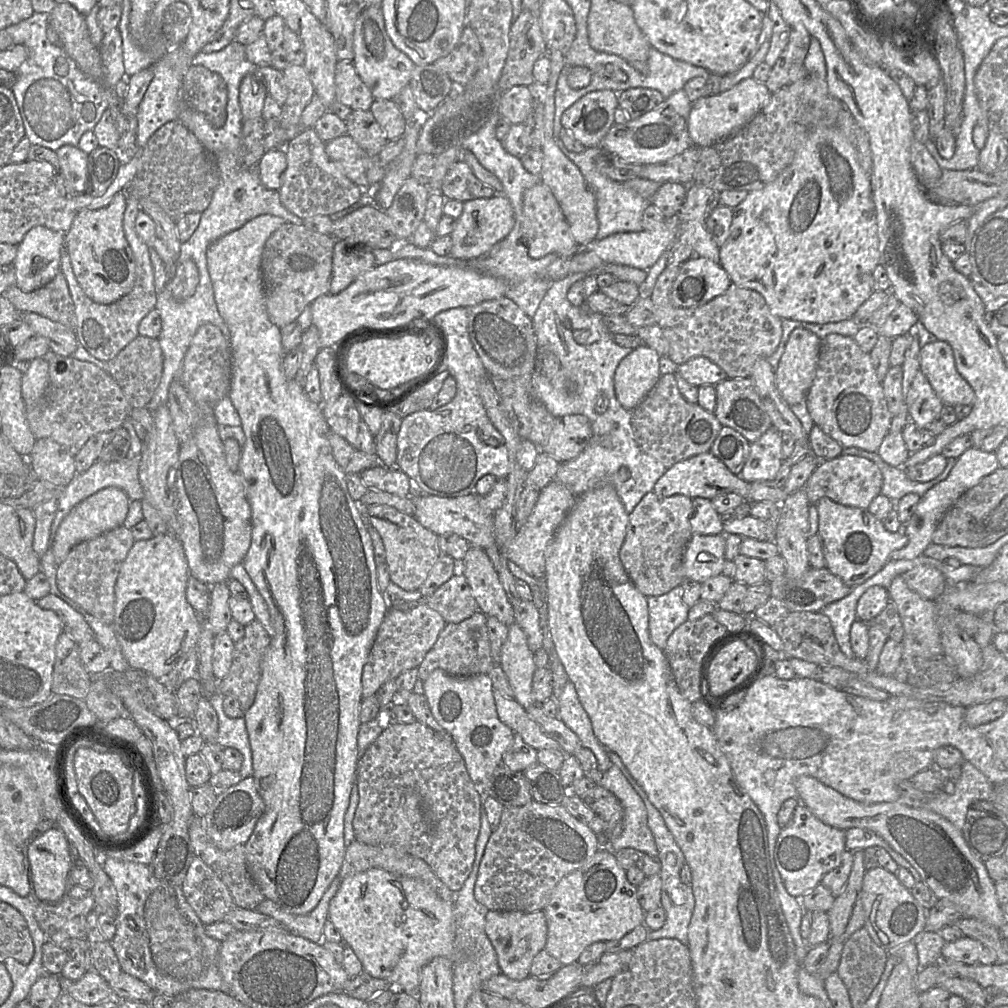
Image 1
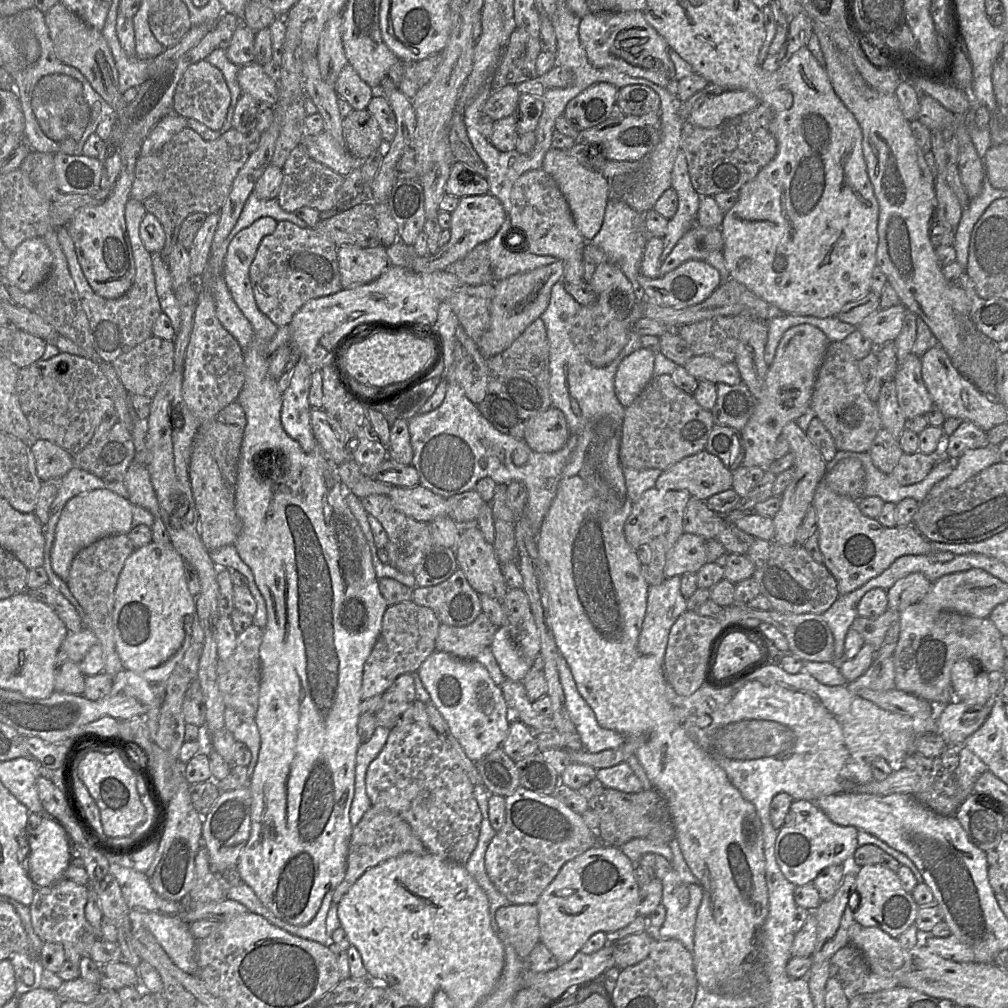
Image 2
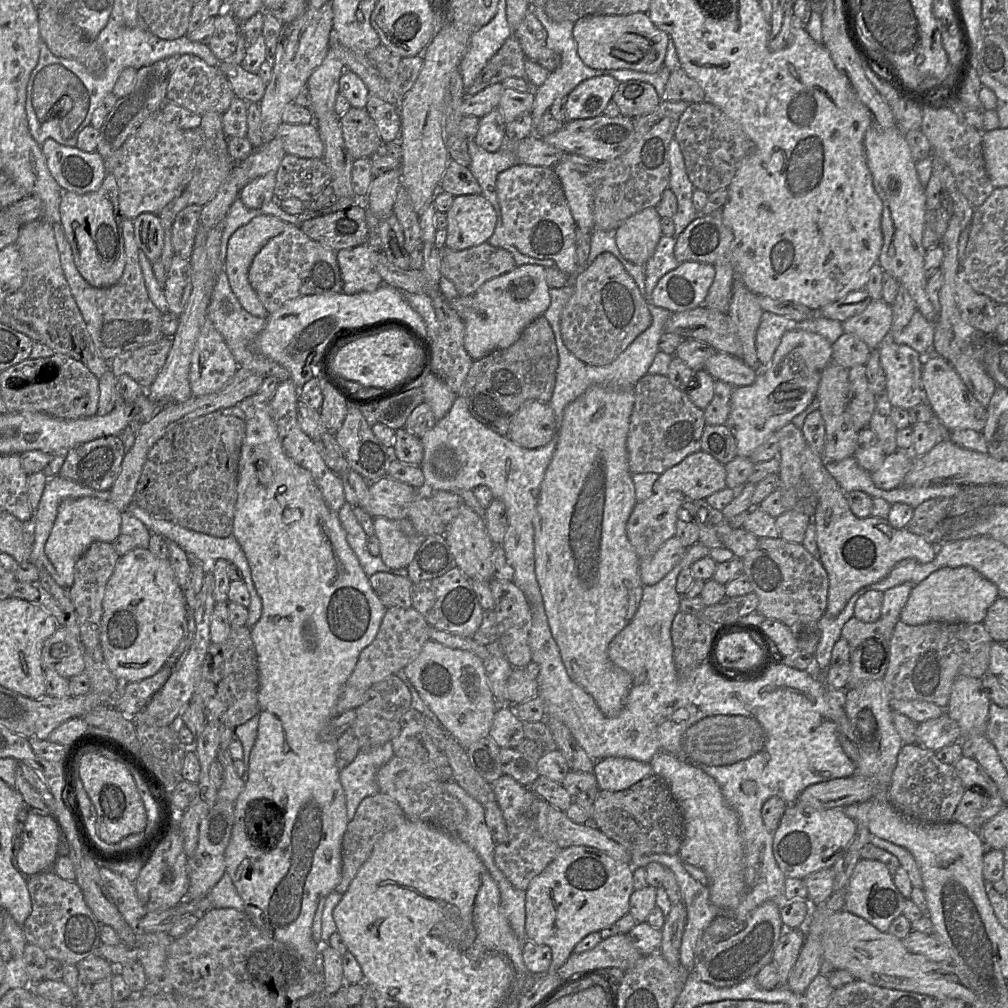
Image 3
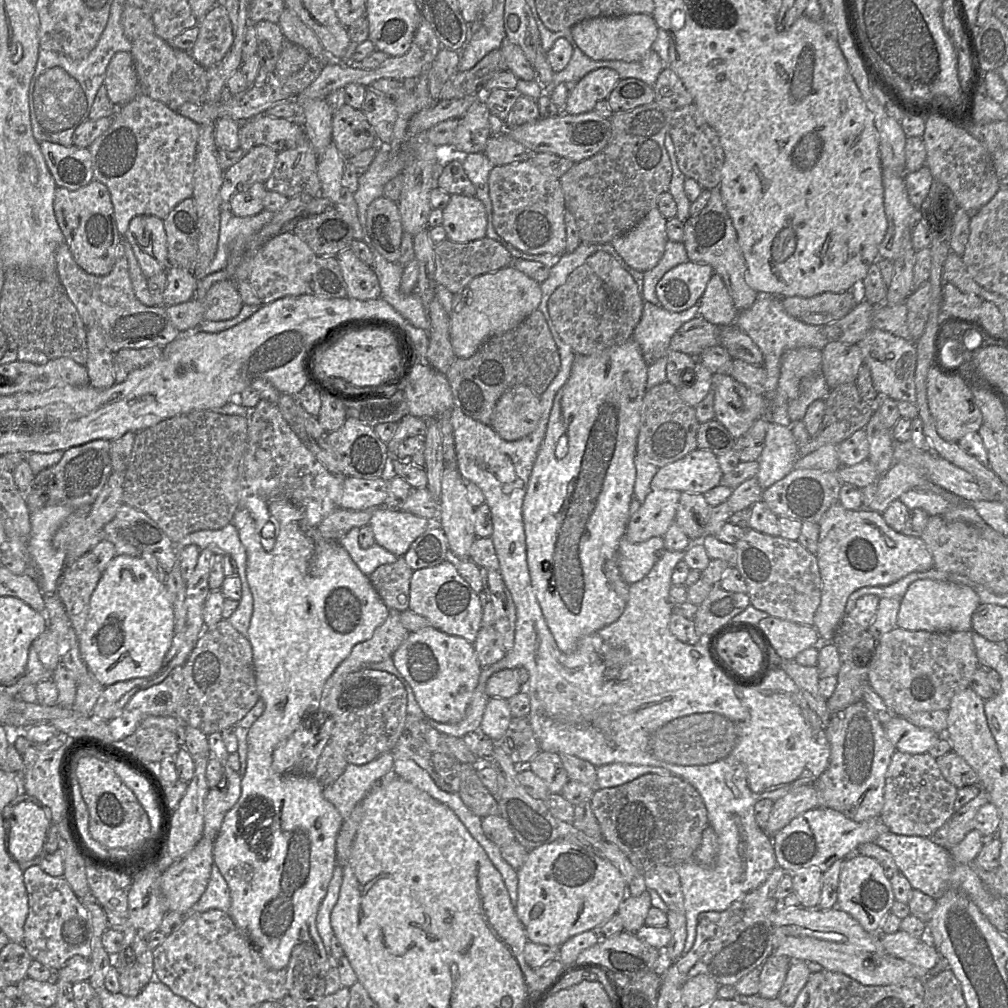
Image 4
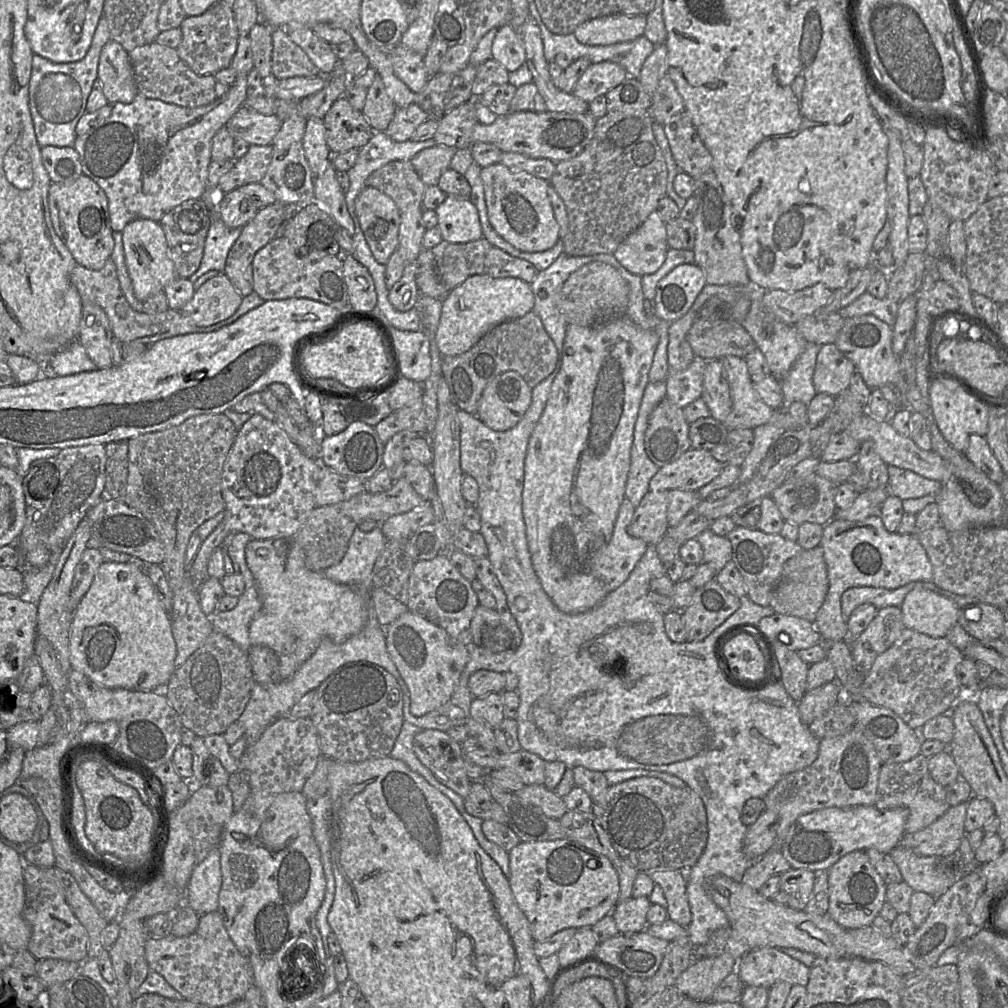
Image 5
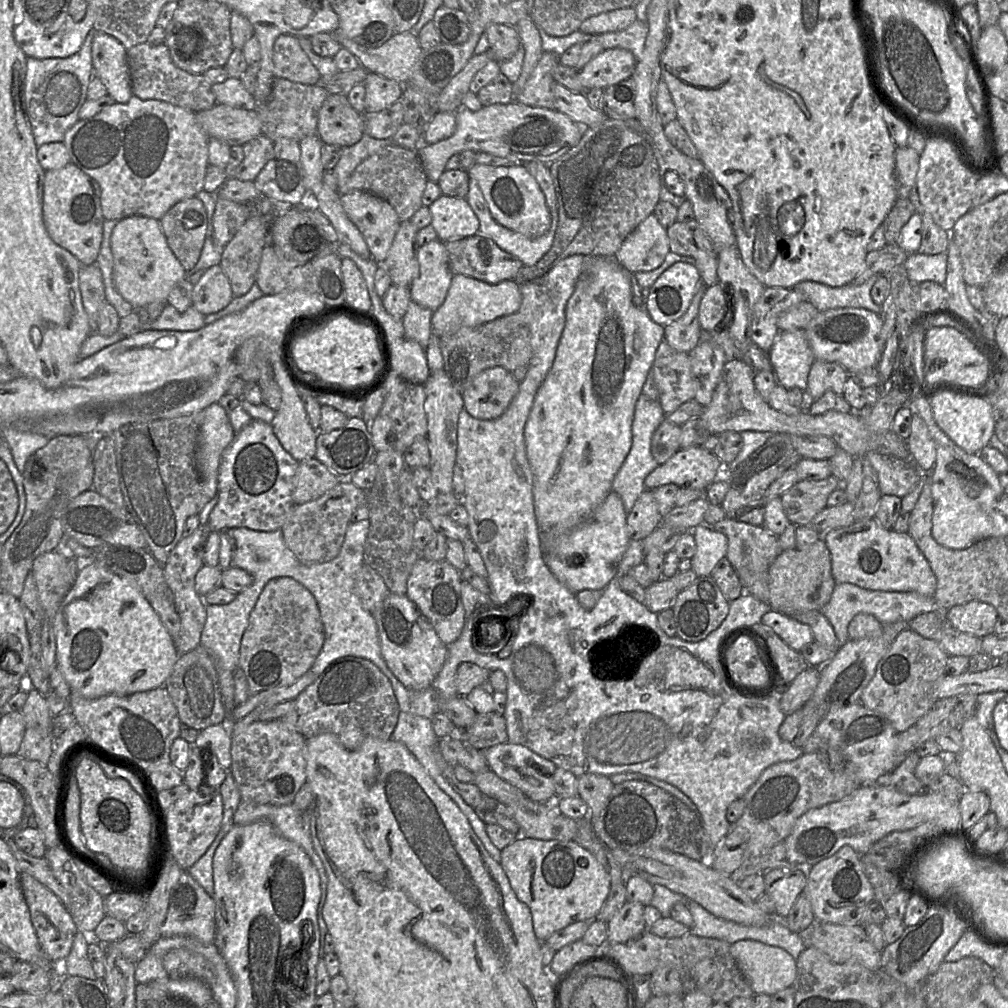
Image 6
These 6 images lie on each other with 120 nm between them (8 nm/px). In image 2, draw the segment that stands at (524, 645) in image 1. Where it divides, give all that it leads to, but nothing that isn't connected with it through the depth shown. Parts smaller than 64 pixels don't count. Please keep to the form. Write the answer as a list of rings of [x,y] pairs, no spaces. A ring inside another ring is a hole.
[[[505,625],[496,629],[490,648],[502,673],[510,680],[521,682],[532,667],[521,655]]]

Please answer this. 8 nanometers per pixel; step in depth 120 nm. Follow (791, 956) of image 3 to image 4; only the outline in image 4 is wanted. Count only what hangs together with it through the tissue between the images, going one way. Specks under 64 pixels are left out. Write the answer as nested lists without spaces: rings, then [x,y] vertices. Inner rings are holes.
[[[774,950],[760,967],[760,989],[757,995],[766,999],[777,998],[791,963],[792,959],[776,954]]]

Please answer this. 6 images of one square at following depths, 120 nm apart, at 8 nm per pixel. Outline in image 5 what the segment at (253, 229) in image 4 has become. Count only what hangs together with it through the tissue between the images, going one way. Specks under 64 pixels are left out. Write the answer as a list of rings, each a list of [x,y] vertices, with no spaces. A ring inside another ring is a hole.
[[[220,216],[213,217],[208,230],[203,256],[197,271],[188,279],[194,283],[208,271],[224,272],[228,253],[242,232],[242,228],[227,227]]]

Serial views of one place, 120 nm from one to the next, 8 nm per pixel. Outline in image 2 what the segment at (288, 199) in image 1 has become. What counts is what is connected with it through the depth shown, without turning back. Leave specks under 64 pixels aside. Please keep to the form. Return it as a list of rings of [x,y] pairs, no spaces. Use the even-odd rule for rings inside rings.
[[[301,144],[290,152],[281,169],[282,182],[277,199],[283,210],[292,213],[301,207],[311,207],[321,212],[338,205],[337,191],[342,186],[345,177],[313,160]]]

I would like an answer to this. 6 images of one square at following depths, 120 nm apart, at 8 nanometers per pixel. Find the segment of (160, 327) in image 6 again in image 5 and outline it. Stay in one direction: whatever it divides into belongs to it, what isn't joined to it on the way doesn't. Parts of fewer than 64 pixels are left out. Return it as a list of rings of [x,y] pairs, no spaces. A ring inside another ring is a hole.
[[[110,257],[100,270],[91,270],[75,263],[69,274],[69,279],[77,289],[82,305],[93,303],[103,309],[108,317],[112,336],[122,343],[138,341],[150,346],[162,339],[189,333],[199,333],[200,329],[205,328],[196,326],[192,321],[183,317],[179,310],[168,308],[163,312],[155,314],[133,310],[120,289],[116,267]]]

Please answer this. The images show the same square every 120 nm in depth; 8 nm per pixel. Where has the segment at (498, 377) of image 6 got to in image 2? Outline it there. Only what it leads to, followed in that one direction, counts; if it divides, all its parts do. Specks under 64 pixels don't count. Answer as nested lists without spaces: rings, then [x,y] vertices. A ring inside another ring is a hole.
[[[550,407],[528,420],[523,440],[534,452],[553,453],[562,449],[570,437],[564,414]]]

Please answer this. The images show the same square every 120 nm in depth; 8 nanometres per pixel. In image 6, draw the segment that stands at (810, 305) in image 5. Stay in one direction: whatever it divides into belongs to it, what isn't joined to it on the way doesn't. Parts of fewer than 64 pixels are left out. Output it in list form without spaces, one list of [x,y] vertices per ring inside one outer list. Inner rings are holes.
[[[765,287],[755,304],[751,321],[751,340],[765,352],[769,352],[780,333],[779,316],[800,302],[806,301],[799,290],[783,287]]]

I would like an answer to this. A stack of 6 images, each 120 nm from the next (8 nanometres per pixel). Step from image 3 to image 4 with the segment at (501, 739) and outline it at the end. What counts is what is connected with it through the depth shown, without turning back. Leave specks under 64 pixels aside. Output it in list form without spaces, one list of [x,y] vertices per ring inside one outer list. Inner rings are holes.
[[[497,697],[489,698],[479,732],[496,743],[505,734],[512,719],[507,700]]]

